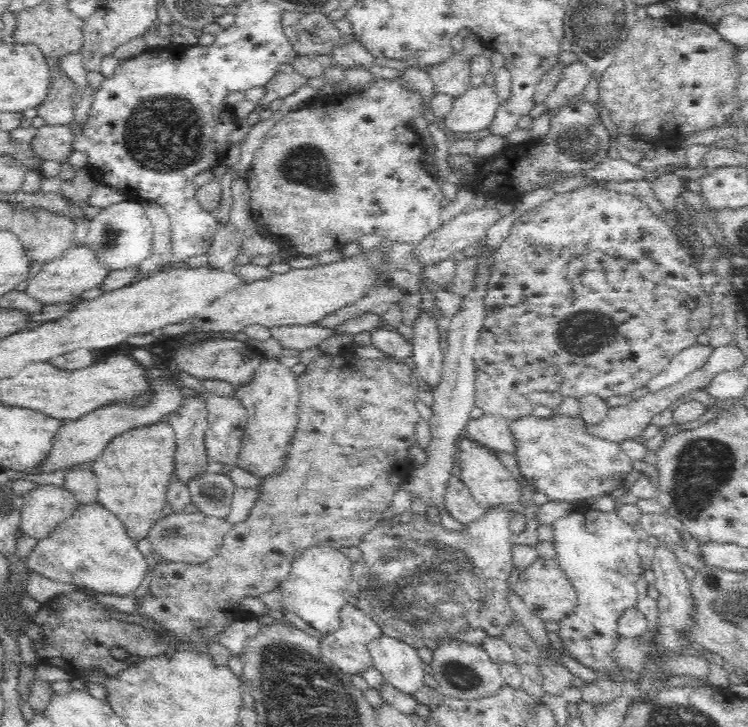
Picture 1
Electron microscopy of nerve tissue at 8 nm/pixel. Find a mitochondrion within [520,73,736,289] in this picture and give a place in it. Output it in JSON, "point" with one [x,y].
{"point":[579,145]}

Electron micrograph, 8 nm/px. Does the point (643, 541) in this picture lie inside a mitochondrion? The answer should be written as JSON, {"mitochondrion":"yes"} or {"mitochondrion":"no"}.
{"mitochondrion":"no"}

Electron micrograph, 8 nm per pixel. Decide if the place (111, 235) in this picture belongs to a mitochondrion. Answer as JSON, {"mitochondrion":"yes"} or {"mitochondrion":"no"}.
{"mitochondrion":"yes"}

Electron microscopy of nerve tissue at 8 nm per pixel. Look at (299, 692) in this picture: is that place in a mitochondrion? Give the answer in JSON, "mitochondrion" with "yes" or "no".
{"mitochondrion":"yes"}

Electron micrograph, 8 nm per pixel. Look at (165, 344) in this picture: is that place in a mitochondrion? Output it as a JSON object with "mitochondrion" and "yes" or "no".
{"mitochondrion":"no"}

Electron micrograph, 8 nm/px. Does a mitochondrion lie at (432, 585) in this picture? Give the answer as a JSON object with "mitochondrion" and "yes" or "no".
{"mitochondrion":"yes"}

